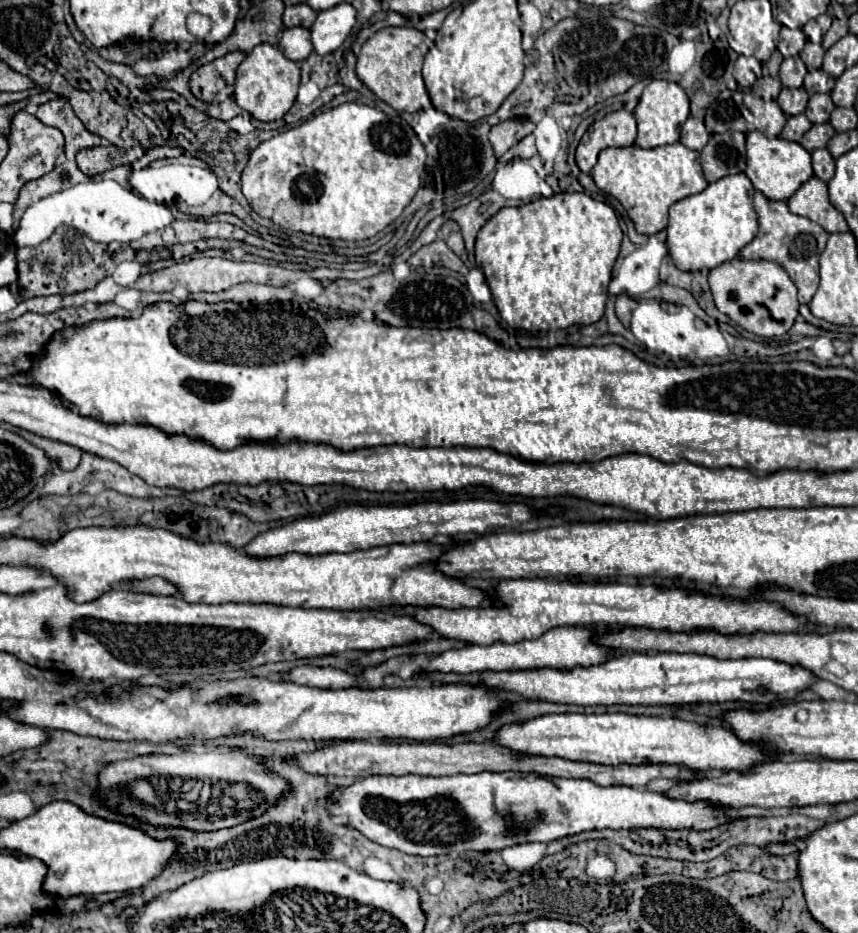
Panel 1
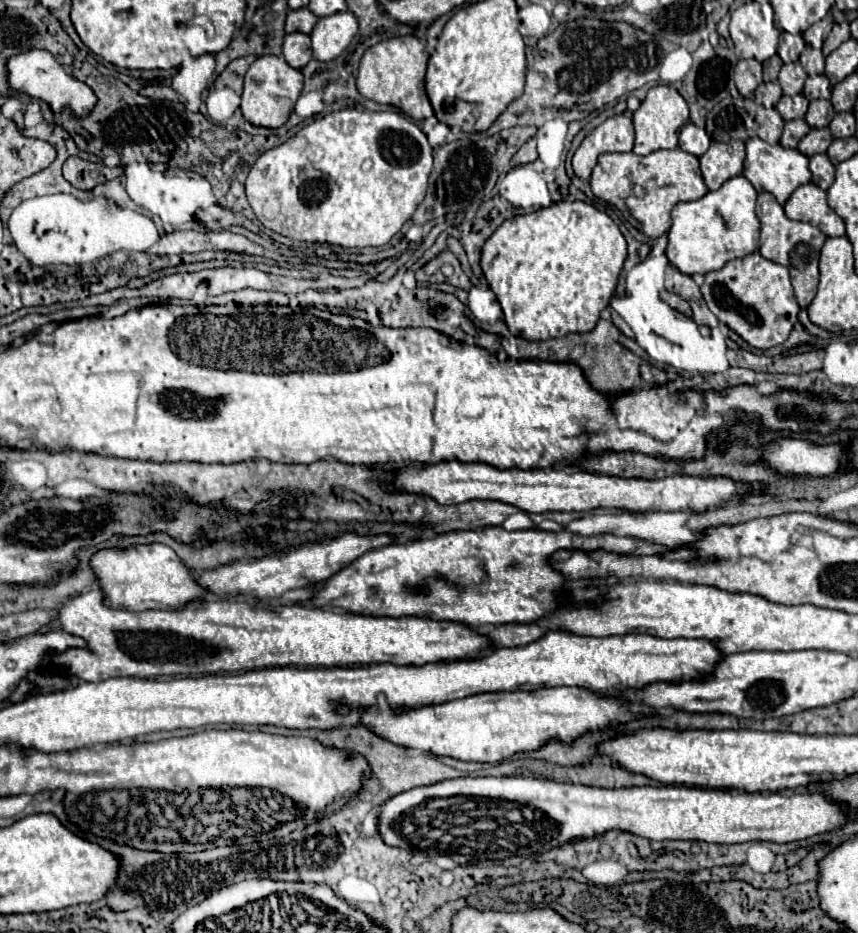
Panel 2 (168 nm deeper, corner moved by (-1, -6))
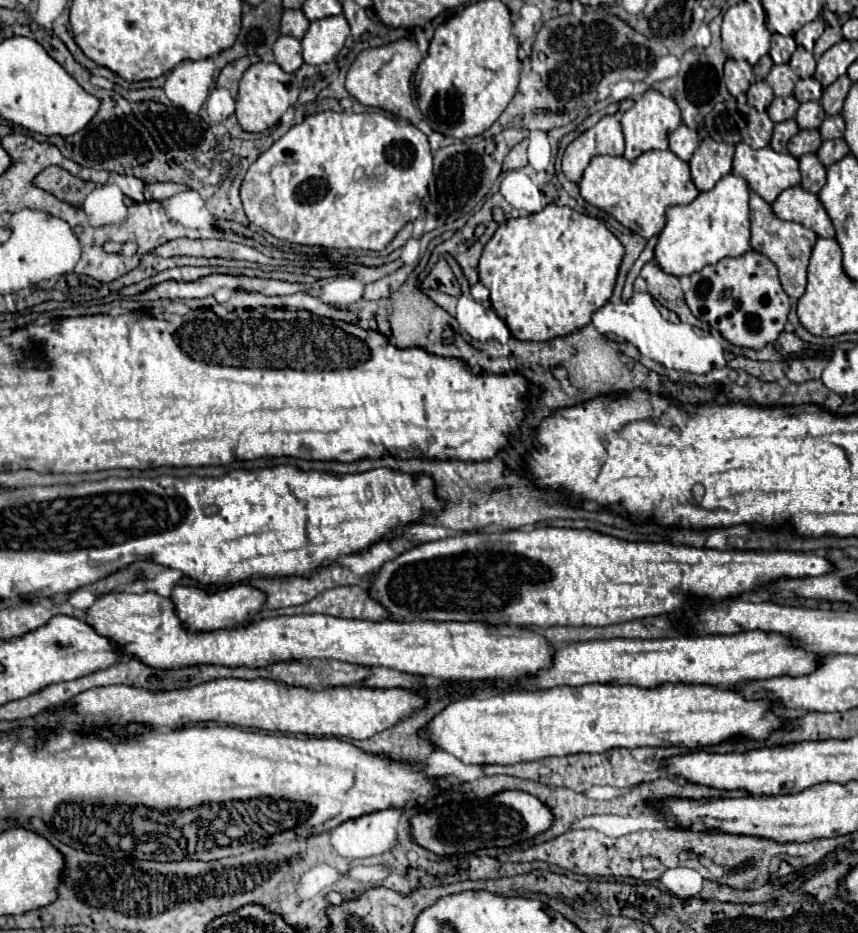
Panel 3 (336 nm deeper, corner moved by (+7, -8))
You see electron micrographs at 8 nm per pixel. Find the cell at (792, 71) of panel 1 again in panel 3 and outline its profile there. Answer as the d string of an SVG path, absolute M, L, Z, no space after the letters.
M789 64L773 66L767 76L767 84L773 88L775 96L793 96L795 82L797 82L797 76Z

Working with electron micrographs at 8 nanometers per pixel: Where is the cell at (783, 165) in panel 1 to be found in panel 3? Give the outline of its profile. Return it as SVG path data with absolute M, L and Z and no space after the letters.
M741 142L737 144L735 150L735 160L733 160L733 174L745 178L745 182L749 184L749 188L753 192L757 192L765 202L773 202L785 188L789 186L797 186L801 182L801 174L799 174L799 162L797 158L793 158L787 152L775 152L771 146L767 148L751 148L749 144Z

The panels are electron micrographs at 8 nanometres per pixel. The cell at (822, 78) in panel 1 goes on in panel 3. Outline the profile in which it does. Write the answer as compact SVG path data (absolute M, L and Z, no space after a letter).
M805 78L795 84L795 98L799 102L809 102L809 100L819 100L823 94L823 86L815 78Z

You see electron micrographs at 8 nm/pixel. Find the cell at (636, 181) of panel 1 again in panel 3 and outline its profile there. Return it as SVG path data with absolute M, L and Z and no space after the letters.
M649 150L633 162L623 156L597 155L591 158L581 178L581 196L609 212L625 228L631 228L643 238L657 236L665 226L665 210L673 204L689 204L699 190L691 180L689 164L677 158L671 150Z

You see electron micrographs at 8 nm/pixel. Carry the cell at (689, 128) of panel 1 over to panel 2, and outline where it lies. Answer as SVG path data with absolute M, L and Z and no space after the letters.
M687 122L679 132L679 148L693 156L703 156L711 144L711 138L703 128L697 128L693 122Z

